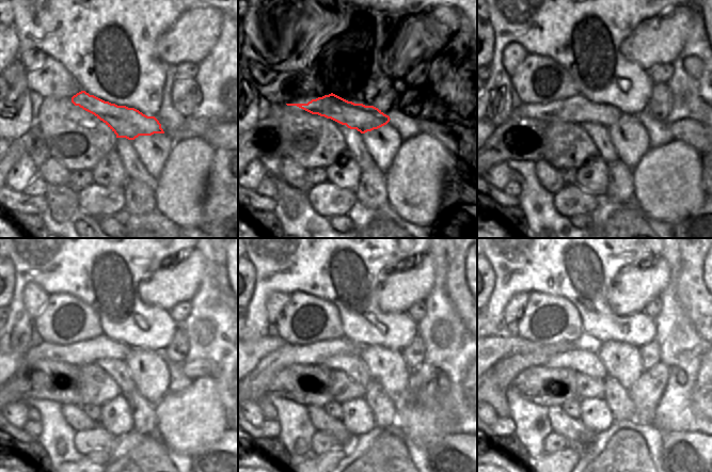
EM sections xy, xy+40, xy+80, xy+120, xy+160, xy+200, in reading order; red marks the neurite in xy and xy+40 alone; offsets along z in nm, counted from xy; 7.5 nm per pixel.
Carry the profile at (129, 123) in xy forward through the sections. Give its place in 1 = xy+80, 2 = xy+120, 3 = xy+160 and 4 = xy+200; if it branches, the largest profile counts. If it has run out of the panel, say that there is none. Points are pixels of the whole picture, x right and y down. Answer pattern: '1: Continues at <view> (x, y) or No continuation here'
1: Continues at xy+80 (576, 109)
2: Continues at xy+120 (90, 351)
3: Continues at xy+160 (316, 354)
4: Continues at xy+200 (539, 357).

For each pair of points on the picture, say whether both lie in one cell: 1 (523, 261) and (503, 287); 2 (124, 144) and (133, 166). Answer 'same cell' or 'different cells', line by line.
1: same cell
2: same cell

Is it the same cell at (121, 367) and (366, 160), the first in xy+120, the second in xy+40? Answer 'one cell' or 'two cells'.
one cell

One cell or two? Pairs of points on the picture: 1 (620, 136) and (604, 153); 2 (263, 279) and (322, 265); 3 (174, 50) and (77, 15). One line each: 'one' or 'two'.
1: two
2: one
3: two

